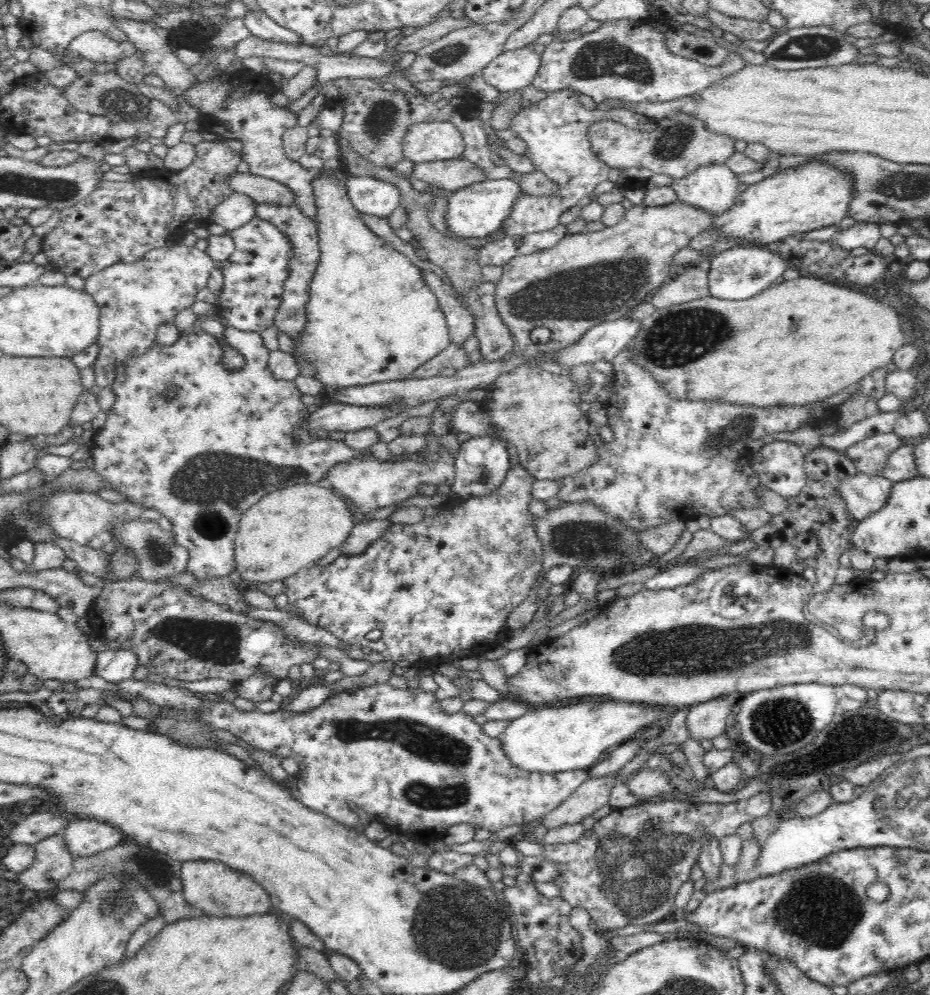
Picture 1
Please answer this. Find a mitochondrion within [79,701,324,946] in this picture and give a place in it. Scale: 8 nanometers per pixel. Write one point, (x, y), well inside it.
(154, 868)

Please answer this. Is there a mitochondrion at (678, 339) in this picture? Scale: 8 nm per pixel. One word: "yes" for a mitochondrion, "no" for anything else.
yes

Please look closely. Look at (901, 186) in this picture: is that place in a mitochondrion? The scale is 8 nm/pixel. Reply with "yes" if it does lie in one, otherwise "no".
yes

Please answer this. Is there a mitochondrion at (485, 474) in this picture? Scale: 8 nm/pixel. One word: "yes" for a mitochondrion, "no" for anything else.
yes

